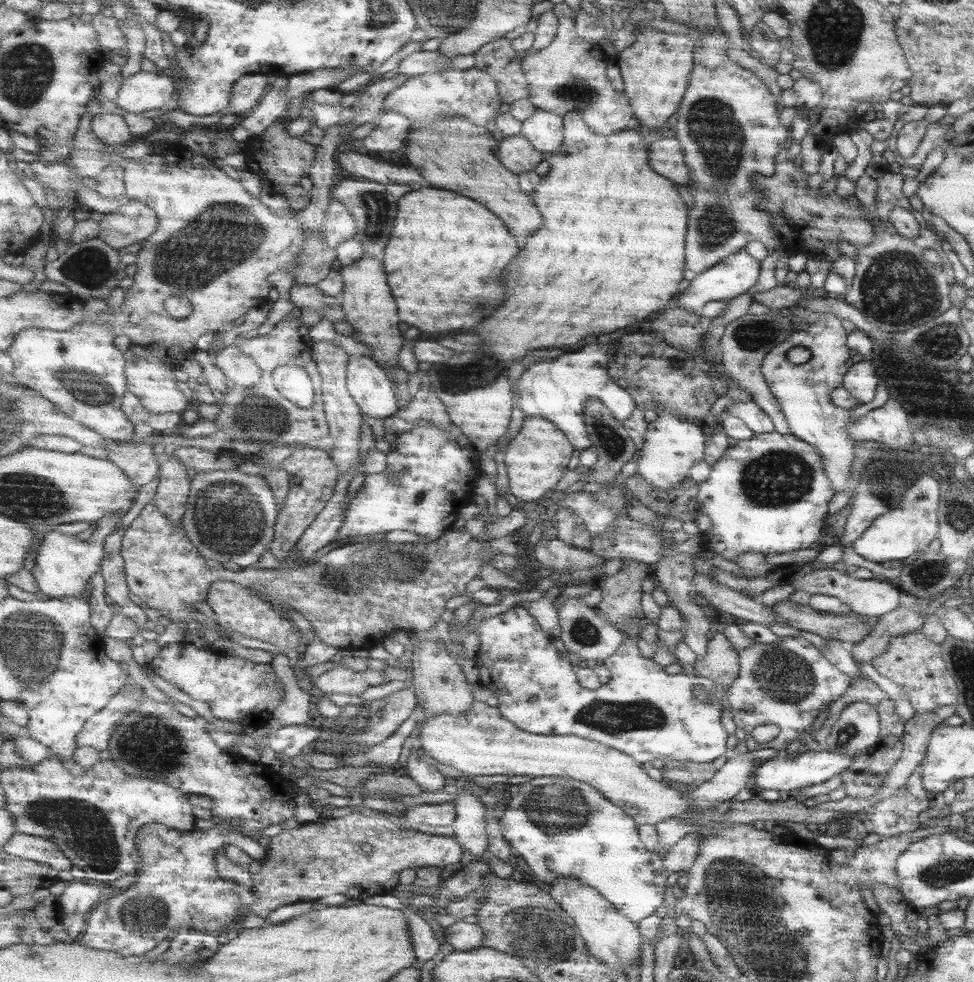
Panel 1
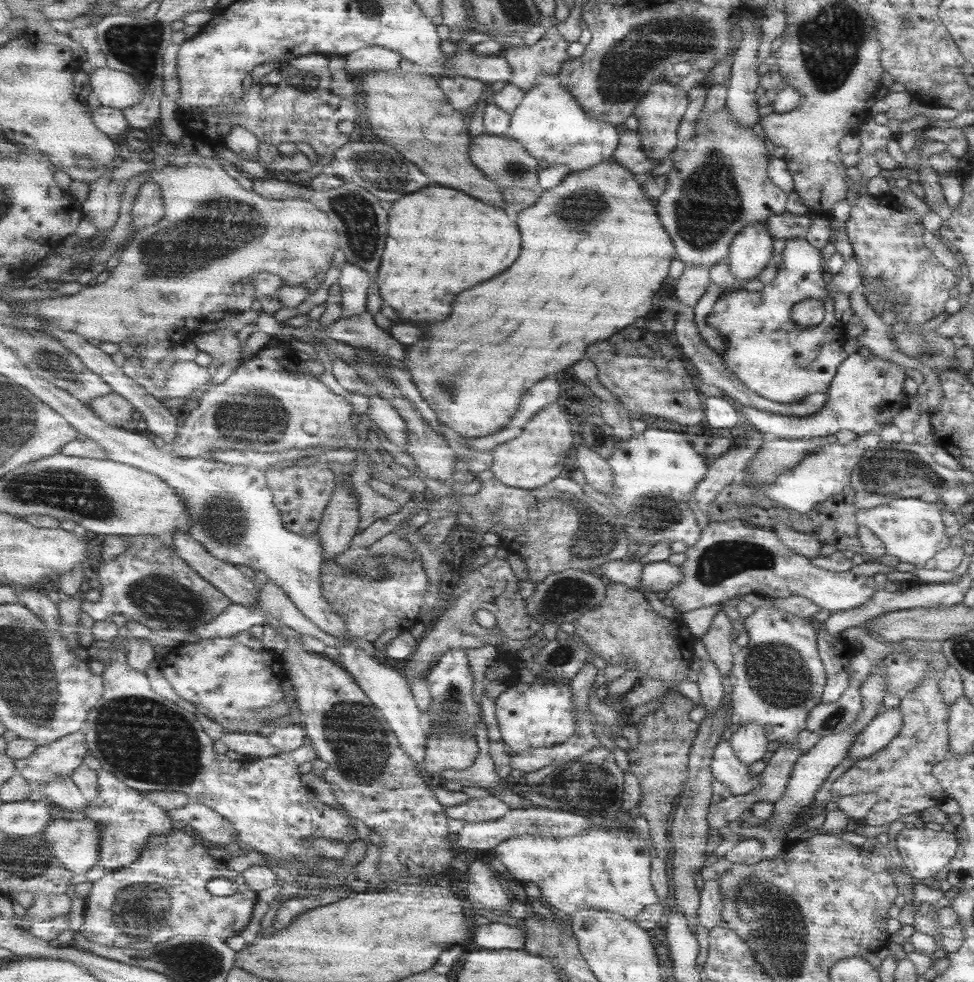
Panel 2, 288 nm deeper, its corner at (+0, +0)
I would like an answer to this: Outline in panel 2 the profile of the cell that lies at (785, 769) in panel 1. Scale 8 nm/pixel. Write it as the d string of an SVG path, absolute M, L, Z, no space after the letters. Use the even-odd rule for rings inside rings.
M897 708L875 716L863 728L863 732L853 740L845 758L849 758L855 764L859 760L873 756L875 752L881 752L891 742L891 738L897 736L897 732L901 730L901 724L903 724L903 720L901 720L901 712Z

